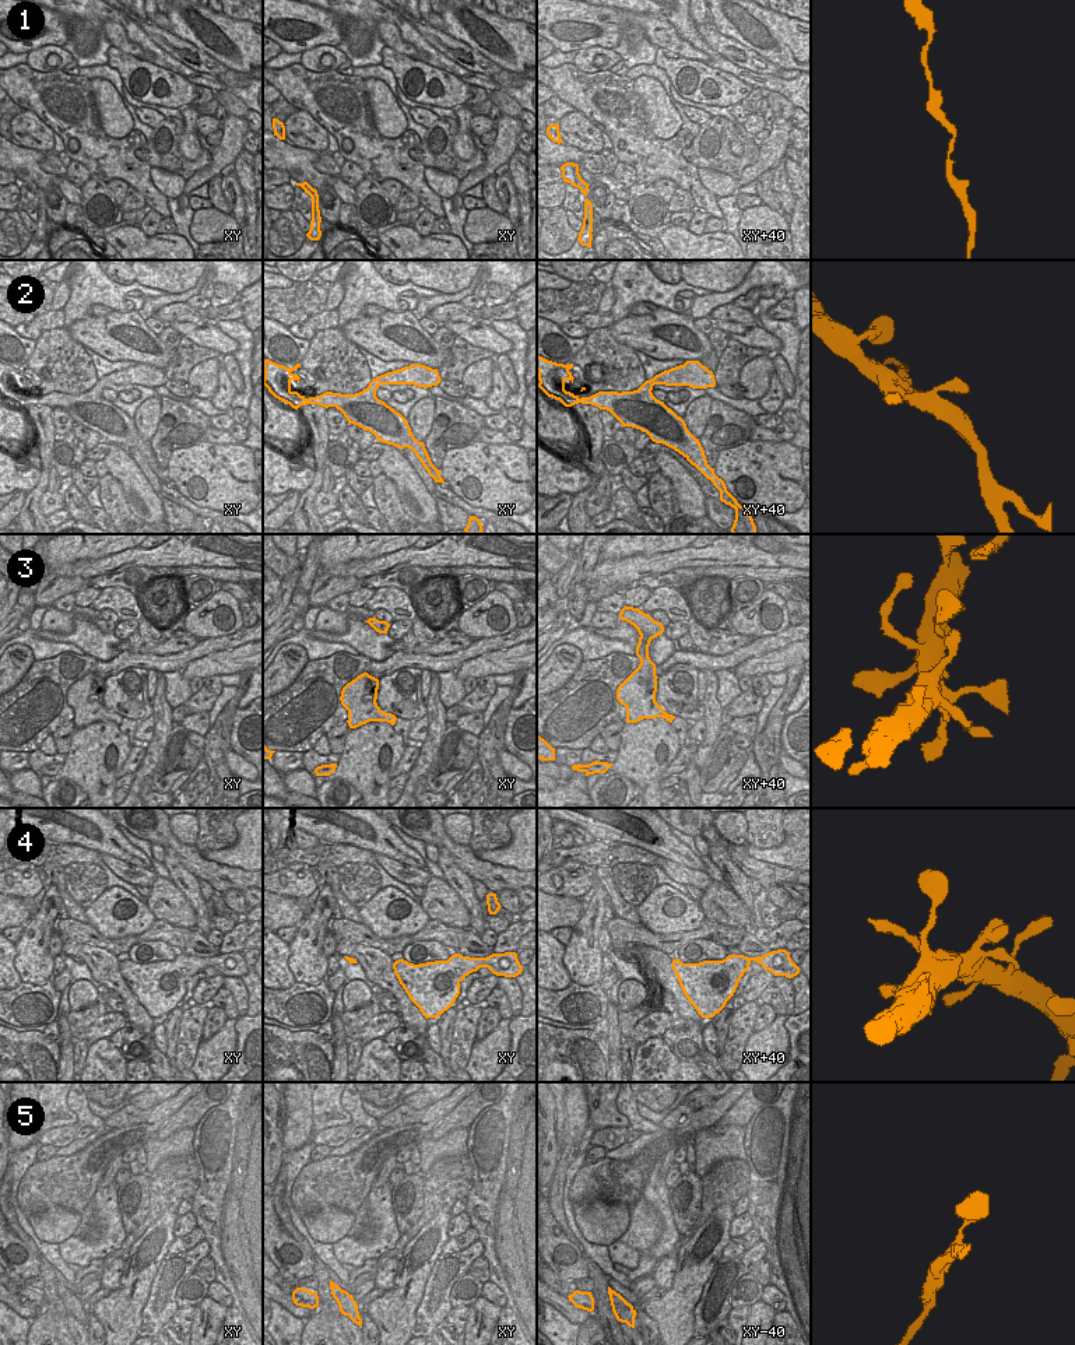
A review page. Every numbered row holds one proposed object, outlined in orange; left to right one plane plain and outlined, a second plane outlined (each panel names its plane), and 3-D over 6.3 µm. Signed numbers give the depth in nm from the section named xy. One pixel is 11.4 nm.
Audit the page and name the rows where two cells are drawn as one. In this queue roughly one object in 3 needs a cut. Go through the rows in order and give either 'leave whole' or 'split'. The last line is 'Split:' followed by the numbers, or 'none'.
1: leave whole
2: leave whole
3: leave whole
4: leave whole
5: leave whole
Split: none

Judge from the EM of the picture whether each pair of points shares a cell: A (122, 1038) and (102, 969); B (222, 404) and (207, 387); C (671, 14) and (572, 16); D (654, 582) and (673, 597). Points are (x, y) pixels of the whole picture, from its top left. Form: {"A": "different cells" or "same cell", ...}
{"A": "different cells", "B": "different cells", "C": "different cells", "D": "different cells"}

